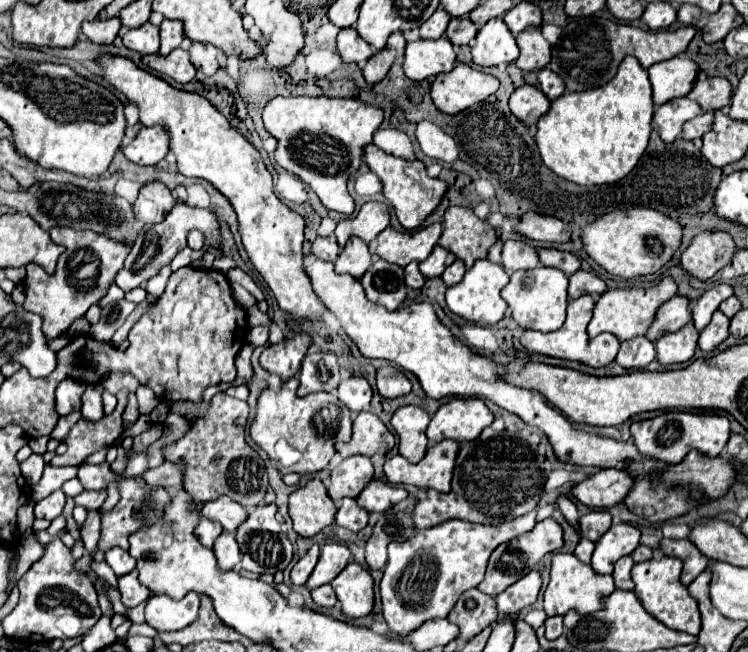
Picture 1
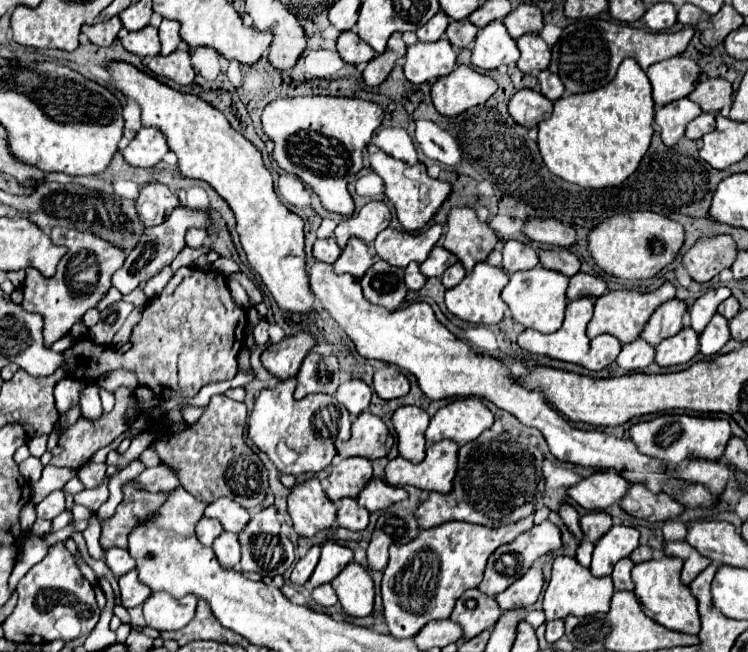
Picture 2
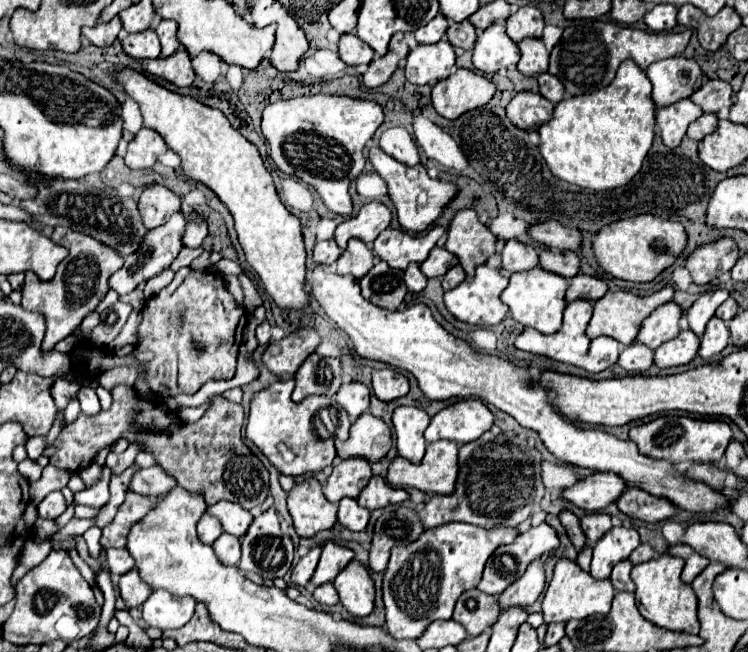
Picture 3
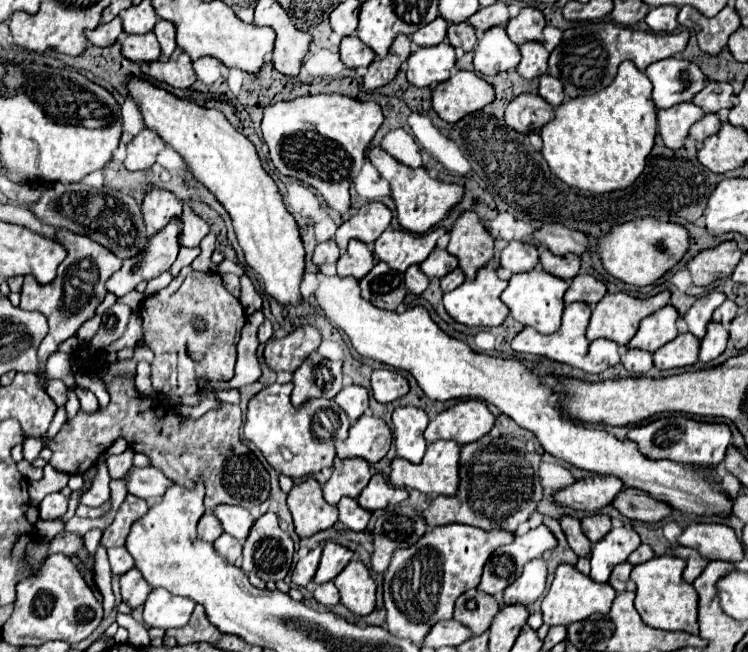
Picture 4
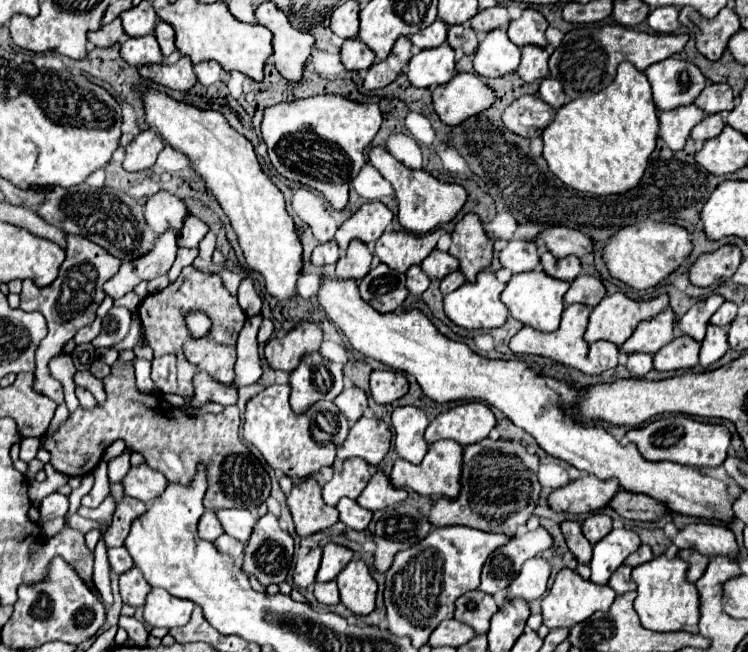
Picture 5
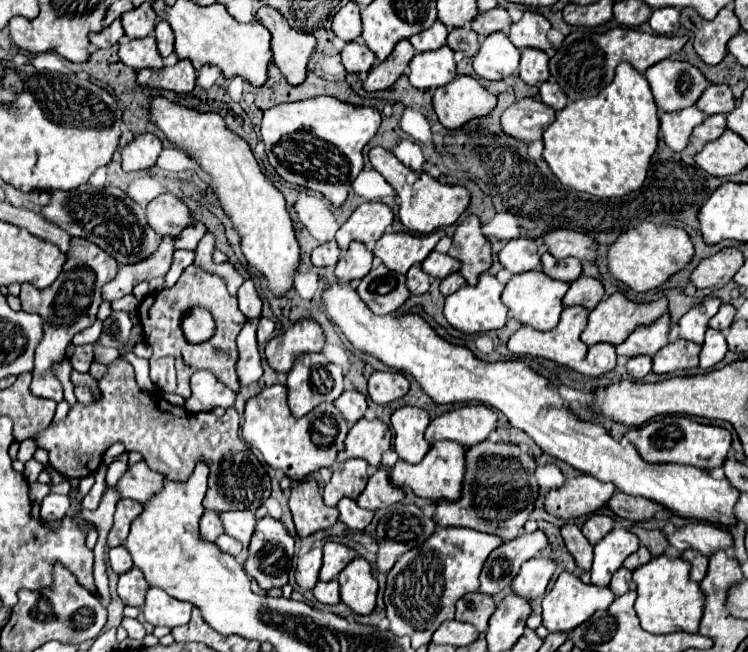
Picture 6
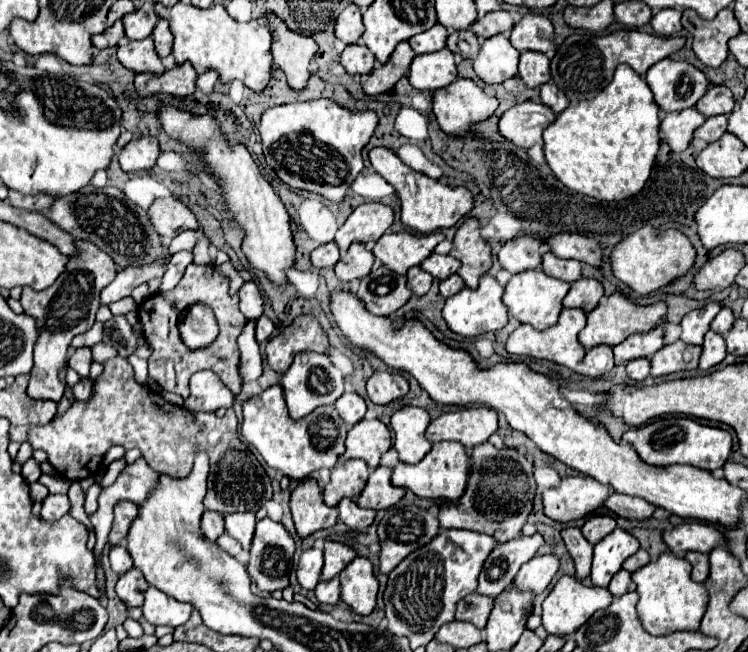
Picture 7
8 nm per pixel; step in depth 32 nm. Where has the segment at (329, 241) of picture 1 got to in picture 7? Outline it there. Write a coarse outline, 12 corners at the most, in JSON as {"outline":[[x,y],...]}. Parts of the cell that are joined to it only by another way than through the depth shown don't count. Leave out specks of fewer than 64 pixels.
{"outline":[[334,242],[318,246],[312,252],[316,268],[334,268],[338,246]]}

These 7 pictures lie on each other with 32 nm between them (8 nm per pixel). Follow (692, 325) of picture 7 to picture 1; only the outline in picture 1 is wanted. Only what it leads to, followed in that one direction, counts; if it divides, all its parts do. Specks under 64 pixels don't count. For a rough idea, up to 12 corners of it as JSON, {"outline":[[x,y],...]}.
{"outline":[[714,286],[692,306],[692,324],[700,332],[732,296],[732,286]]}

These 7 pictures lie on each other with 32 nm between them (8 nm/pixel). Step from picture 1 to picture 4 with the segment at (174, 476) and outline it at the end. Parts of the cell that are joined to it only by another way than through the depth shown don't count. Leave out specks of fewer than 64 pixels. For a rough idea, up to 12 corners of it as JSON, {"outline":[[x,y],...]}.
{"outline":[[132,468],[128,494],[160,500],[172,482],[158,468]]}

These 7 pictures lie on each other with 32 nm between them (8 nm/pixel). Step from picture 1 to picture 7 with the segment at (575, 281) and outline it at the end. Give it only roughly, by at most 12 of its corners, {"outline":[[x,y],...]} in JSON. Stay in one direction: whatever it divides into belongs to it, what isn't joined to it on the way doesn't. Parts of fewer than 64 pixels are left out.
{"outline":[[580,278],[564,298],[564,308],[590,312],[602,300],[602,284]]}

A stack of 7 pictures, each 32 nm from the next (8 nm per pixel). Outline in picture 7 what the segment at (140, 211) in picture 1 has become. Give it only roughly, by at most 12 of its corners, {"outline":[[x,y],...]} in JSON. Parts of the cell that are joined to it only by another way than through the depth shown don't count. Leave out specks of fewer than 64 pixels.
{"outline":[[174,196],[150,206],[162,238],[198,230],[196,216]]}

